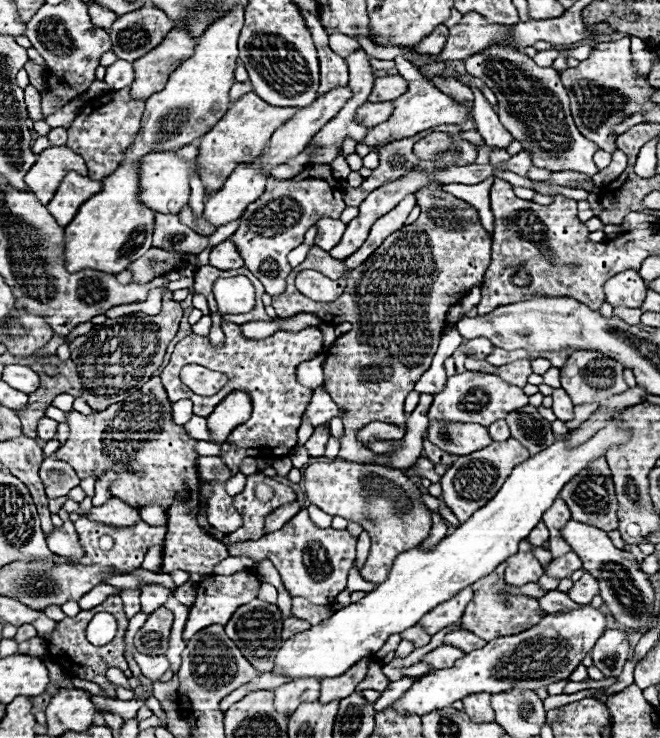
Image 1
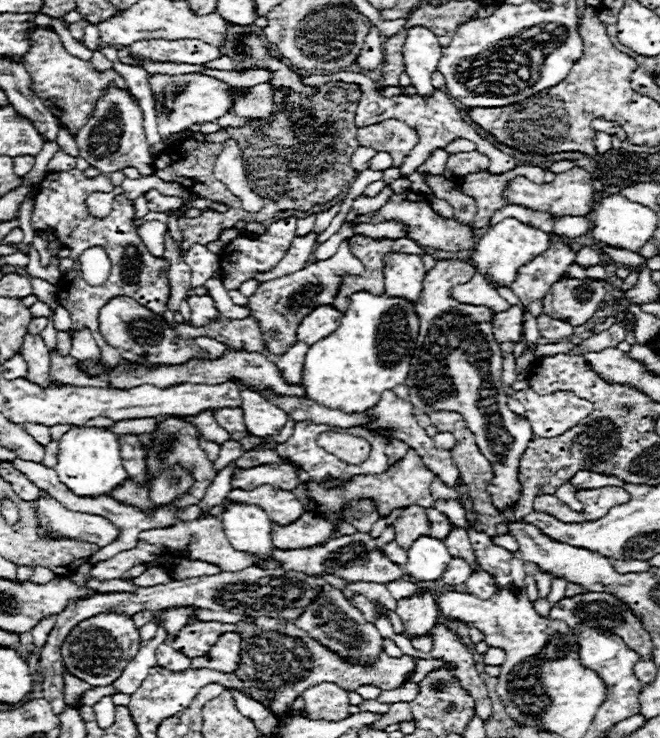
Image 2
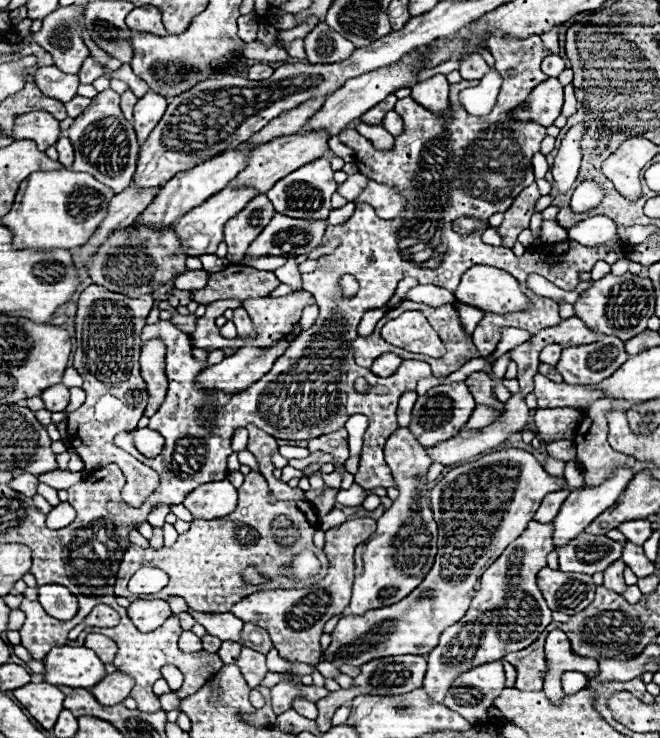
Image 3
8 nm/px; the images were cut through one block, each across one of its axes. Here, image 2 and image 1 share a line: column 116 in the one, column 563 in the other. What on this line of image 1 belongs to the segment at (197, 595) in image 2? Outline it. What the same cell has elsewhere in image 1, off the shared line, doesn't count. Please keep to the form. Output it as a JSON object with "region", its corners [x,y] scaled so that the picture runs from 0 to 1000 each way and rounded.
{"region":[[[833,799],[827,808],[815,810],[815,816],[818,816],[818,824],[830,832],[855,831],[861,827],[870,827],[870,821],[876,821],[873,816],[867,816],[861,810],[858,802],[848,802],[848,799]]]}

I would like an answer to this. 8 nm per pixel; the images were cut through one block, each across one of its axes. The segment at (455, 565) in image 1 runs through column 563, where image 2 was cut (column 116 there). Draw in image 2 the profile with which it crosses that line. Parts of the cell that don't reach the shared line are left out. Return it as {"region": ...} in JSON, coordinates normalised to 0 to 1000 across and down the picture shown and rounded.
{"region":[[[109,577],[109,583],[88,596],[85,640],[91,653],[97,653],[118,672],[164,672],[167,664],[185,659],[185,653],[194,648],[182,621],[179,591],[158,580],[127,577]]]}

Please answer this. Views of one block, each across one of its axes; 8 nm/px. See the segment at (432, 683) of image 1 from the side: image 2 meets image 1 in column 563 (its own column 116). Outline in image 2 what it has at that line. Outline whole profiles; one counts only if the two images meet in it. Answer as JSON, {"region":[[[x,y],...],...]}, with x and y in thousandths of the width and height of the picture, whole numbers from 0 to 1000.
{"region":[[[161,829],[139,835],[127,843],[121,843],[94,873],[94,897],[100,908],[136,930],[167,930],[173,921],[182,919],[194,897],[203,894],[203,889],[212,881],[212,854],[191,832]]]}

